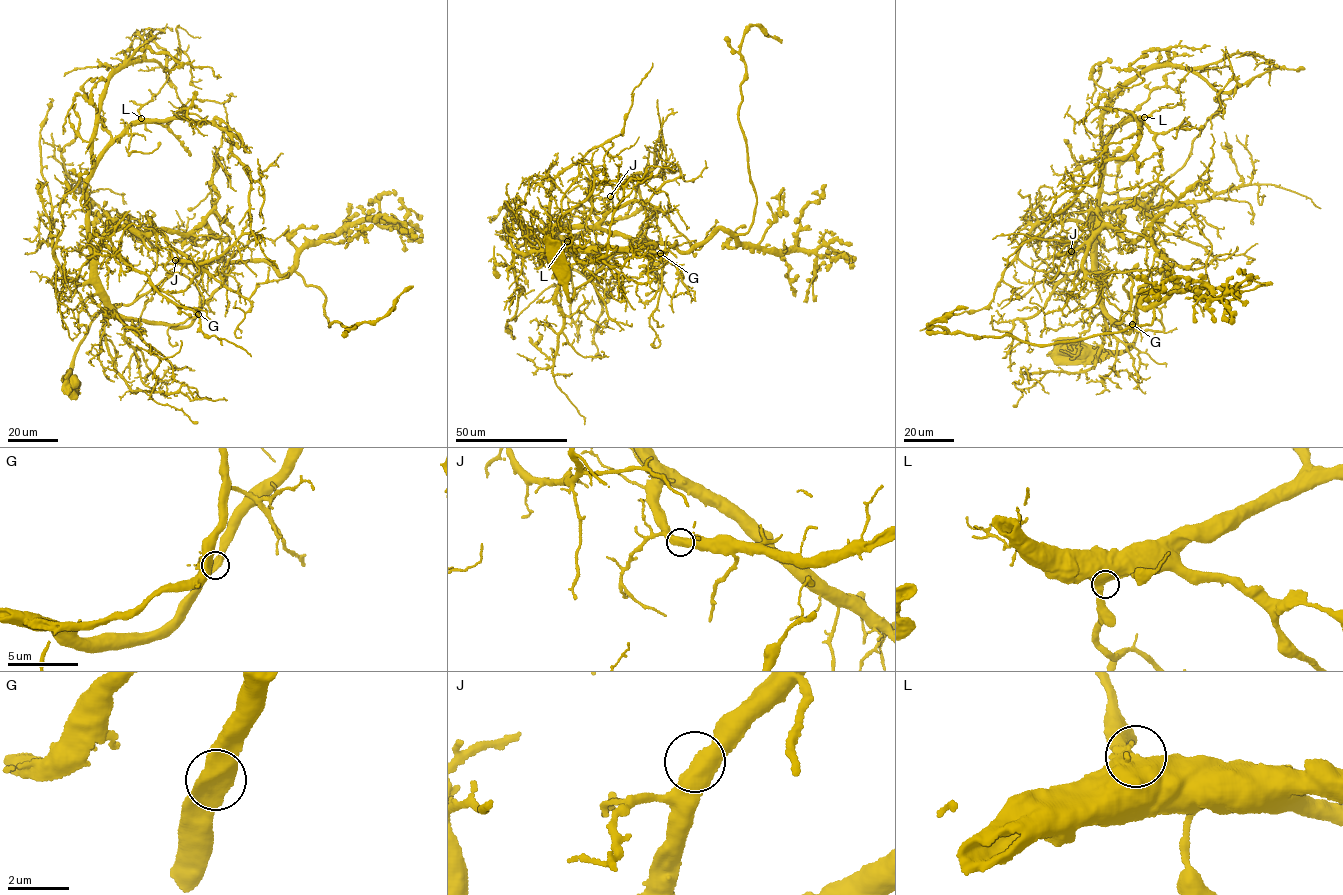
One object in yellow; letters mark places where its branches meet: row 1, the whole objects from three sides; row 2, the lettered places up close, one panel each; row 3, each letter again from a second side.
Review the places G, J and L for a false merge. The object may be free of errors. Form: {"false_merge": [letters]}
{"false_merge": []}

